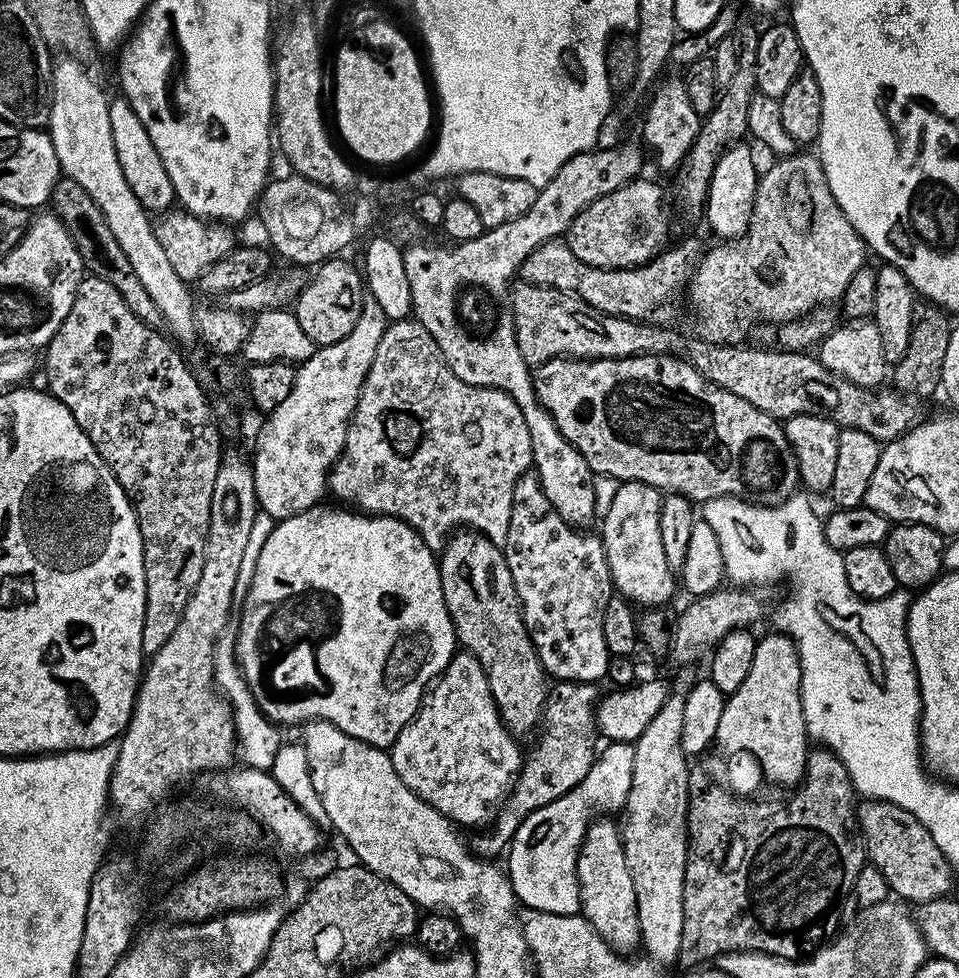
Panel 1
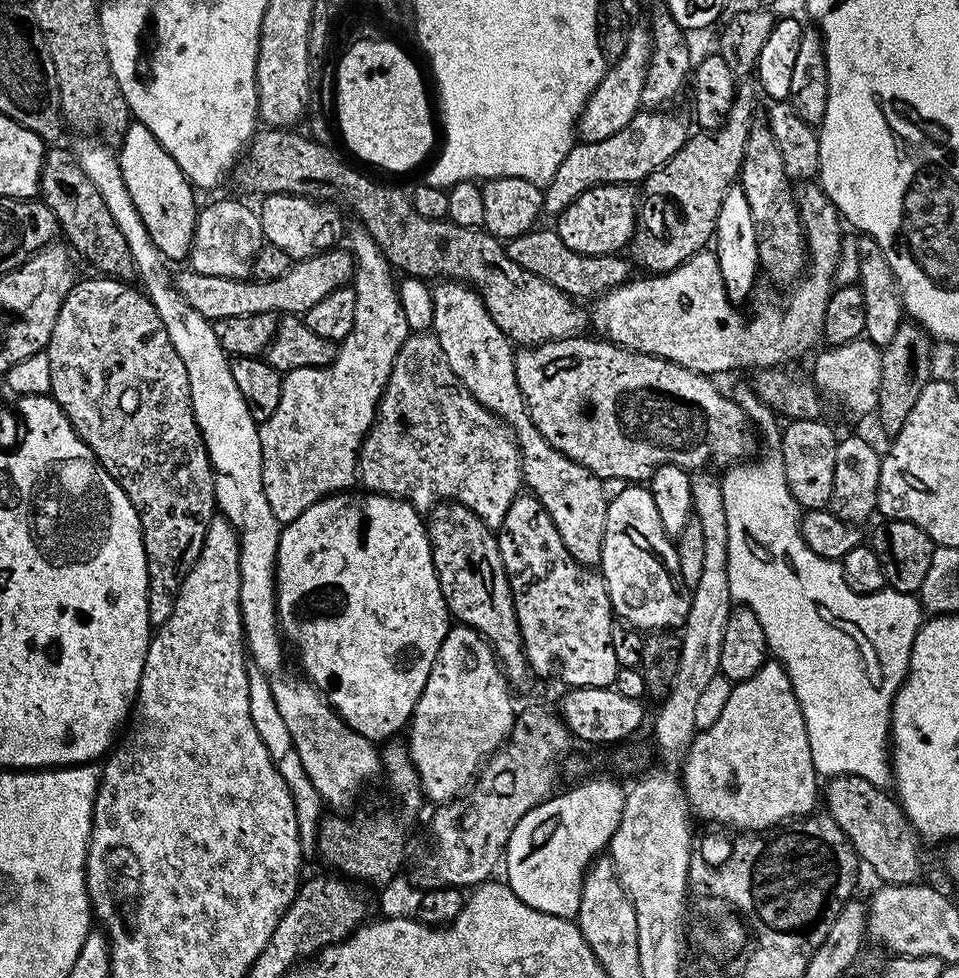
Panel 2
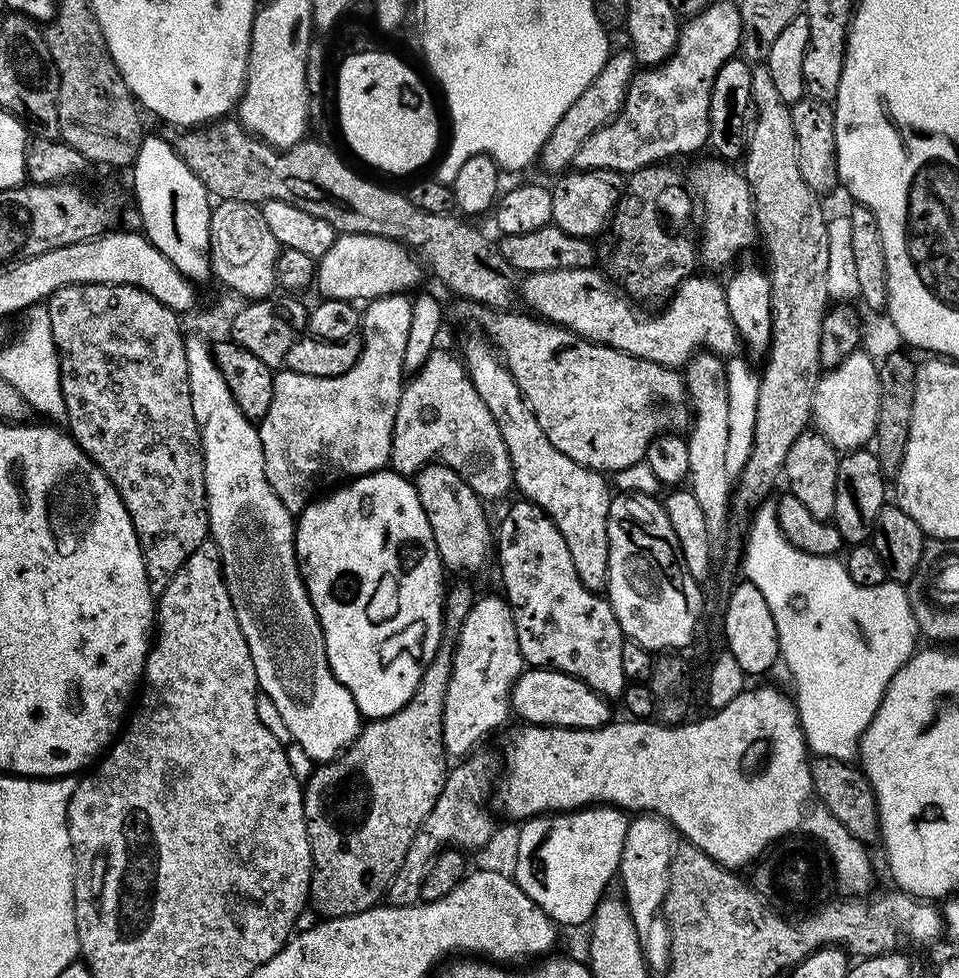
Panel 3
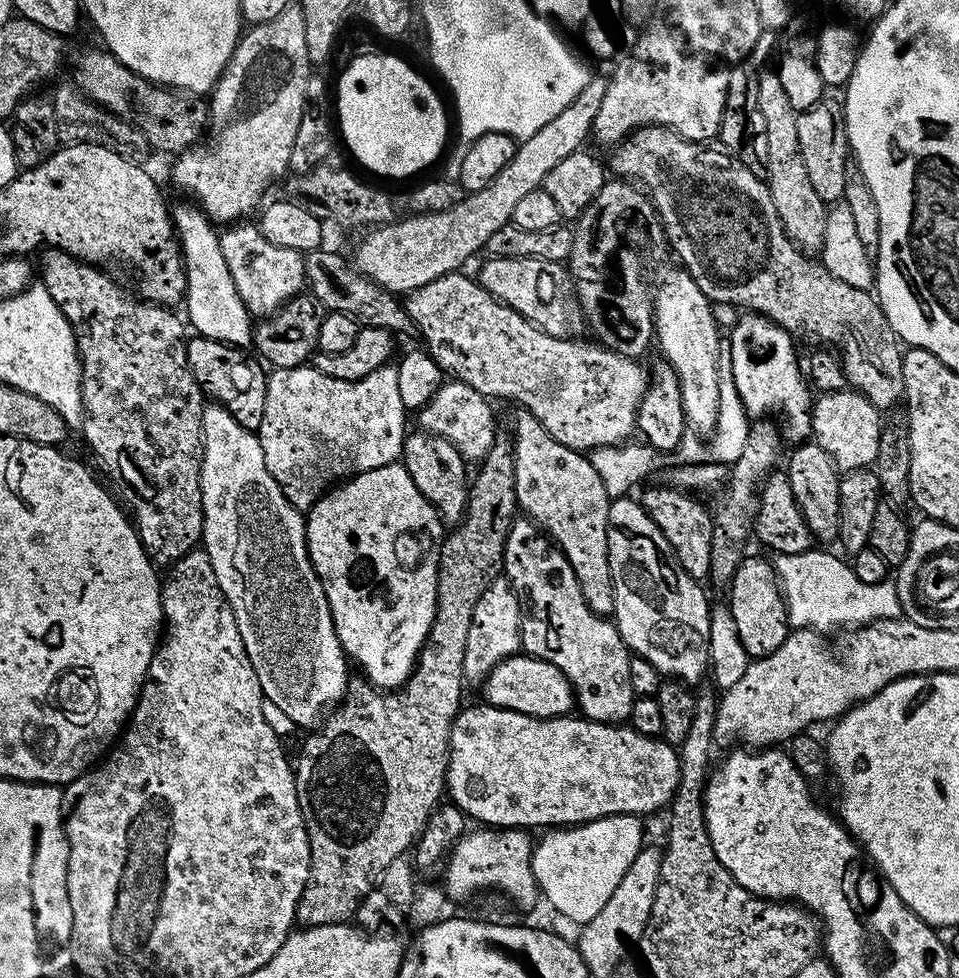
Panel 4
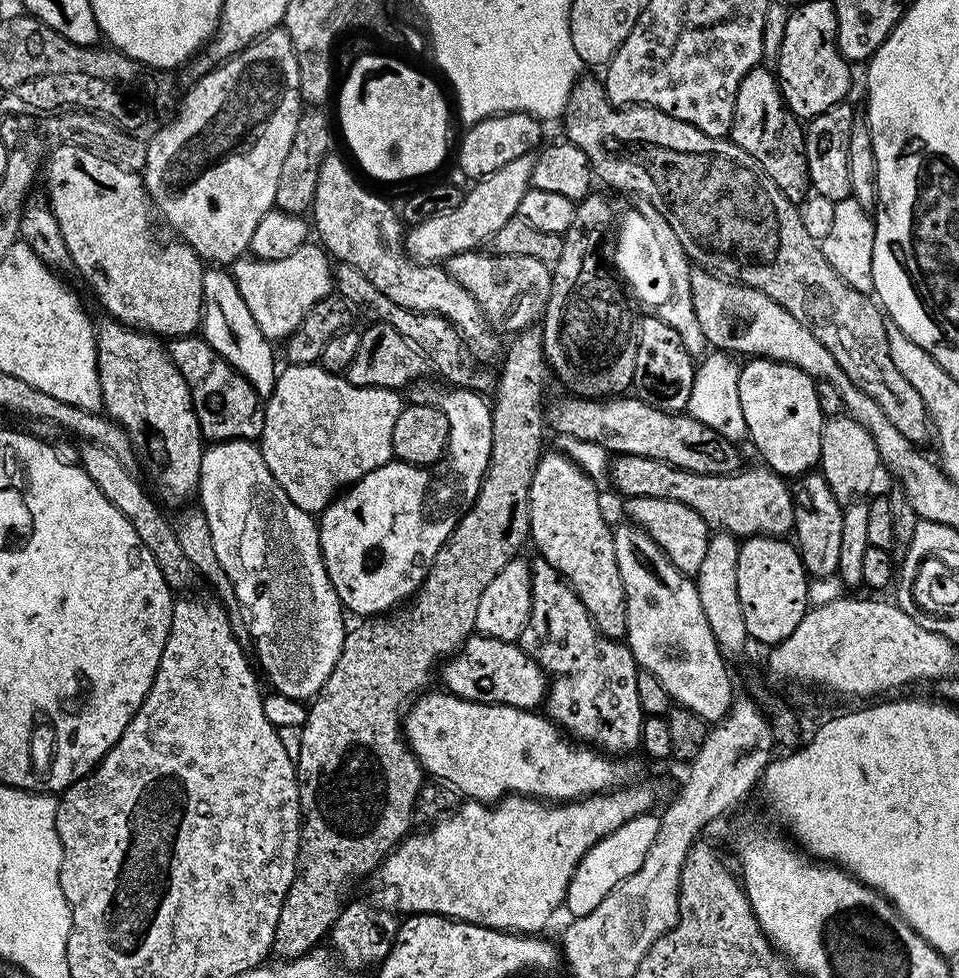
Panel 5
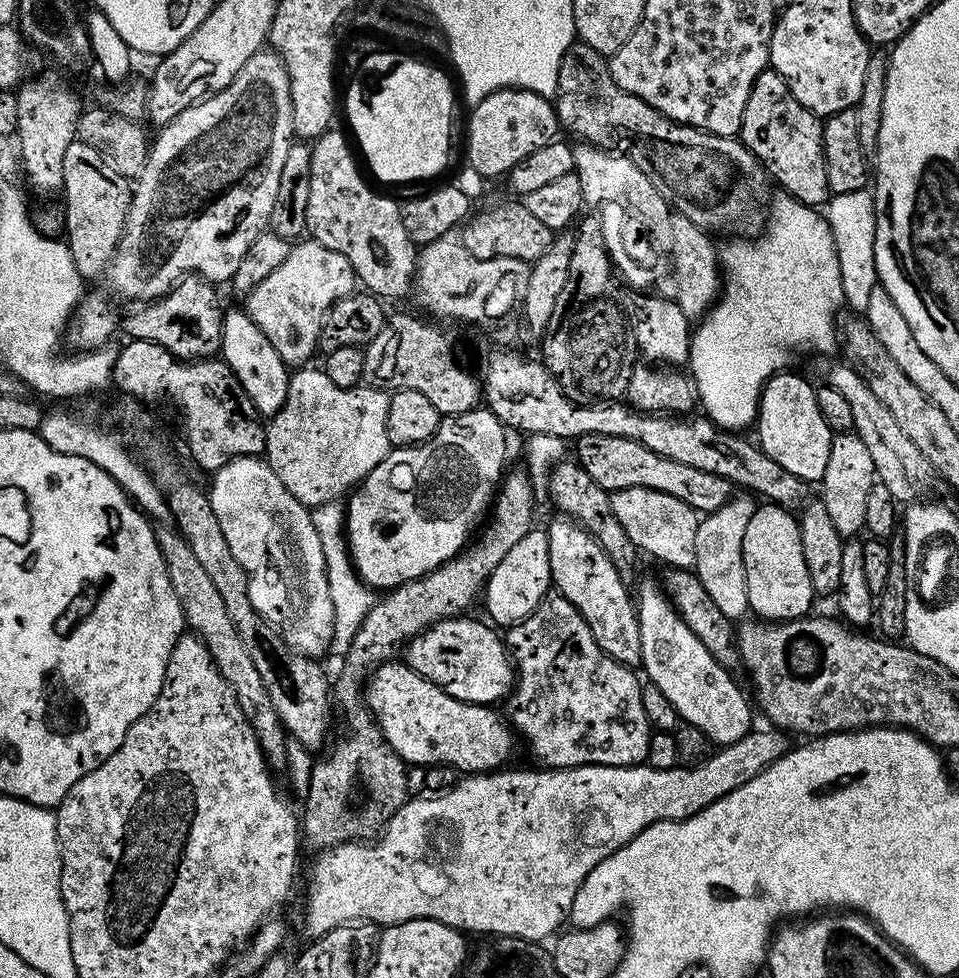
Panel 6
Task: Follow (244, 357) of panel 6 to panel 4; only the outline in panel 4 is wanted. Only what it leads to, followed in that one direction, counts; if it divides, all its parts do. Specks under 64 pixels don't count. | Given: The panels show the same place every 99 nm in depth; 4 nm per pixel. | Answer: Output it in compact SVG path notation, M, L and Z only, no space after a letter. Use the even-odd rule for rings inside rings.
M187 203L180 204L177 208L175 205L170 212L172 227L175 228L176 238L180 242L180 253L184 256L184 273L188 283L187 323L191 327L193 324L196 327L193 329L199 335L214 338L223 344L231 344L233 348L247 349L254 340L254 320L234 286L234 278L230 278L226 258L222 258L217 229L213 221L209 220L195 203Z

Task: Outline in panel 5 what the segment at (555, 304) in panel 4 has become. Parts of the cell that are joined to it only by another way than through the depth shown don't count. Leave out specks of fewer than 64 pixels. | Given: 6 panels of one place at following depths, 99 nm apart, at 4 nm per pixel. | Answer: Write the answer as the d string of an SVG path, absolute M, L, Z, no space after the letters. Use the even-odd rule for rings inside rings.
M473 250L454 254L446 262L448 272L458 282L458 286L466 286L466 290L478 302L478 306L484 311L484 316L497 333L510 332L517 334L526 328L533 327L543 317L544 307L548 305L548 299L552 293L552 273L549 265L538 262L538 258L522 258L521 256L498 256L489 254L484 250Z

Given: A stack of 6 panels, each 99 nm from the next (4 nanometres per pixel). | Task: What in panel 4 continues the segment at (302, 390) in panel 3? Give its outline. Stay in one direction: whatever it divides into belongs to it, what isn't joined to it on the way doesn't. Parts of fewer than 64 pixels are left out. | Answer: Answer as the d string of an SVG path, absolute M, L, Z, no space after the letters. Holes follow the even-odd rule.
M311 366L298 368L278 368L267 373L268 385L266 386L266 410L262 410L262 426L258 430L260 445L262 446L263 462L267 472L278 482L283 496L288 500L289 505L294 509L300 507L307 510L316 503L318 497L325 490L331 489L337 482L343 482L360 472L374 470L378 466L395 464L401 459L404 450L404 415L406 409L402 402L402 394L398 394L398 367L385 366L374 370L366 378L361 380L339 380L322 374L318 369Z

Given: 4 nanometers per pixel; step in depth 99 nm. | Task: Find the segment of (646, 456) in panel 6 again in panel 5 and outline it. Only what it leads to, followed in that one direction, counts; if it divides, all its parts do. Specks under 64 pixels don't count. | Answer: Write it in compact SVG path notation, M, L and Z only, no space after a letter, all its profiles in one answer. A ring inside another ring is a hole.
M617 455L610 468L610 479L616 483L621 497L645 496L646 498L666 498L670 502L682 502L682 506L690 506L699 516L708 523L709 529L723 530L732 533L737 538L750 536L775 536L784 538L793 531L796 522L796 509L792 502L792 490L789 481L776 473L773 468L741 467L739 470L726 474L698 474L685 468L675 468L654 458L641 456Z

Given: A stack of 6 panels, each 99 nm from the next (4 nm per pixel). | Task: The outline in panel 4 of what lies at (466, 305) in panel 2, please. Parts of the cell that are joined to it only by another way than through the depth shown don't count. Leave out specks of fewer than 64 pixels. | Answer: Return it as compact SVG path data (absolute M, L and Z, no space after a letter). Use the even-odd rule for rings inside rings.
M517 407L515 411L516 425L510 429L510 439L519 511L531 517L547 533L572 563L577 576L607 577L610 499L606 487L585 453L562 446L562 442L550 438L542 422L538 422L530 410Z

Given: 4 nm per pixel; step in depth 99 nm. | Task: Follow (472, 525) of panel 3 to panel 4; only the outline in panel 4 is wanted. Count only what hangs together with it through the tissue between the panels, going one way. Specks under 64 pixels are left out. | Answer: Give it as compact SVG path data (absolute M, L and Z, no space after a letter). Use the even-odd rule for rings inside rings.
M423 430L409 431L404 438L404 450L402 453L402 463L404 469L410 474L414 486L430 501L436 513L440 515L441 521L448 526L456 526L464 519L464 513L467 510L468 492L470 485L470 472L468 474L466 461L461 456L459 450L446 438L435 436Z

